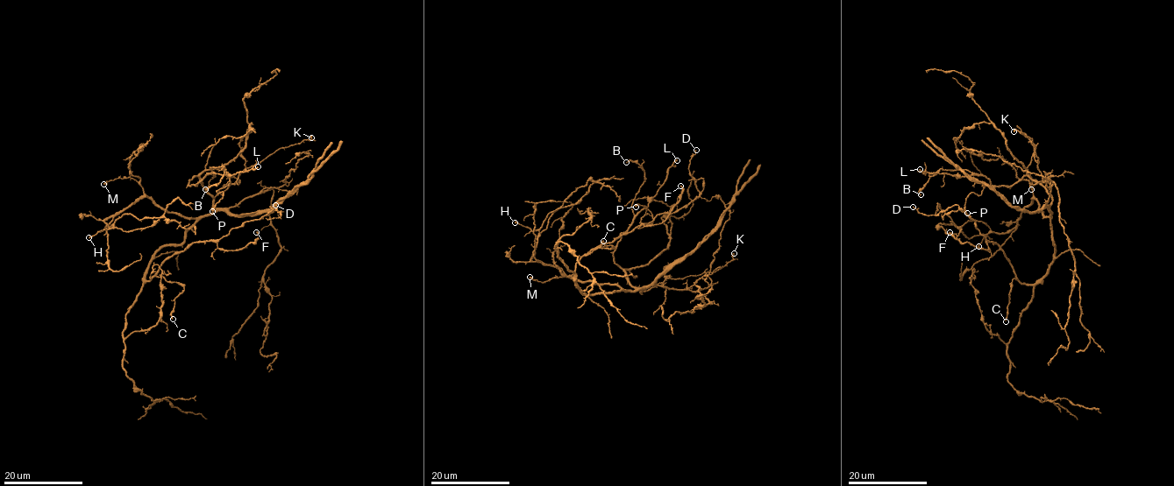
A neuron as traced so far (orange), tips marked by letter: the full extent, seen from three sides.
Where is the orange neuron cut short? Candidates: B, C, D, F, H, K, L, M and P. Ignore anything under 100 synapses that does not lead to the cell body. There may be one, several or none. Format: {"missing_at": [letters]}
{"missing_at": []}

